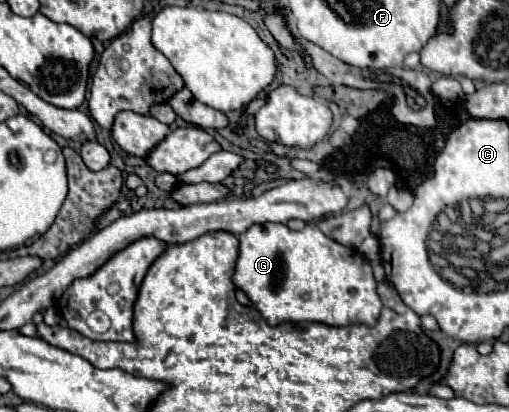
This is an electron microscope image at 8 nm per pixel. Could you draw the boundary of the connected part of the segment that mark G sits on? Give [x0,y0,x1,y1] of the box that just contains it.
[233,223,381,327]

